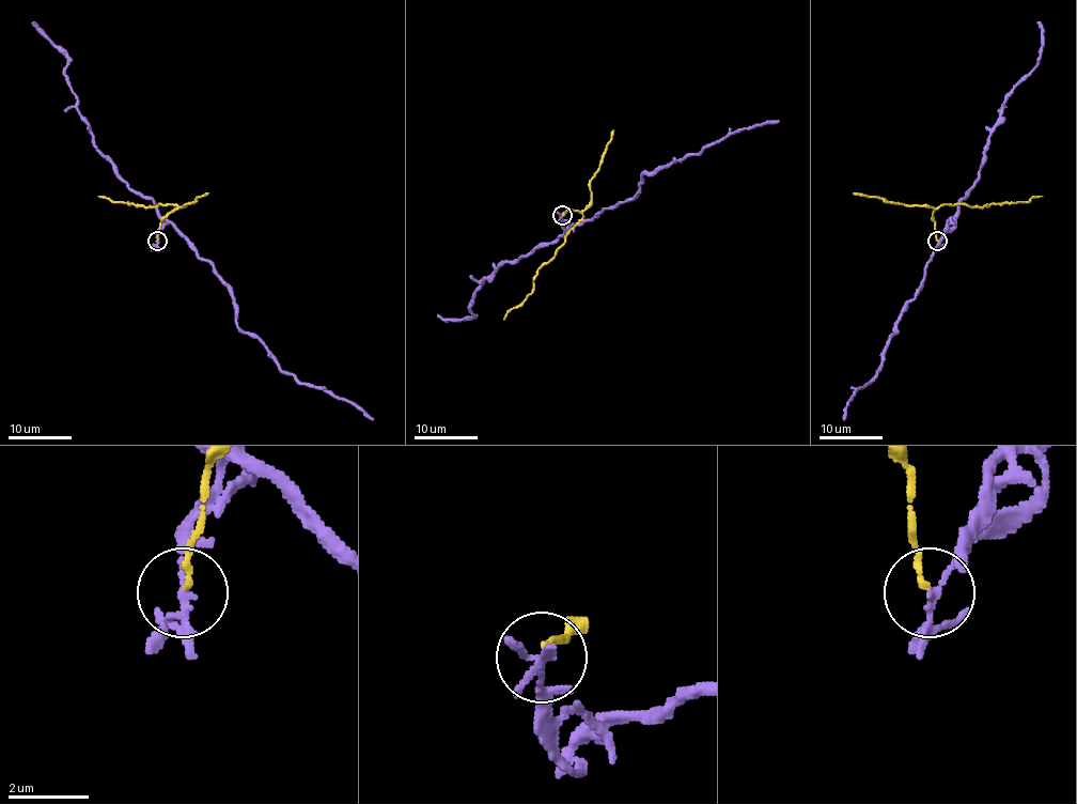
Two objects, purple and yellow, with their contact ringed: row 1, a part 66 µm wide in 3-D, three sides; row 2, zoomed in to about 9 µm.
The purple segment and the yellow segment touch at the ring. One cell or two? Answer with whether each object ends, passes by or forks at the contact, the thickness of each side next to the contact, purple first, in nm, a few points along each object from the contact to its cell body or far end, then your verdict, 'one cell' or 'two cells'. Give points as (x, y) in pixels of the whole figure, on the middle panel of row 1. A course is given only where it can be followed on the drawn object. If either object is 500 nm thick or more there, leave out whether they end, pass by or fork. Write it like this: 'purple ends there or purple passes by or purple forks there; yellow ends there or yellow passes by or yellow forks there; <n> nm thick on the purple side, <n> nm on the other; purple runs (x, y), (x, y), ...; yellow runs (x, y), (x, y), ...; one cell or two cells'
purple forks there; yellow ends there; 140 nm thick on the purple side, 140 nm on the other; purple runs (562, 215), (562, 221), (575, 223), (590, 221), (630, 200), (643, 173), (697, 154), (742, 129), (779, 121); yellow runs (562, 215), (575, 210), (583, 215), (557, 254), (537, 269), (532, 291), (504, 319); two cells

